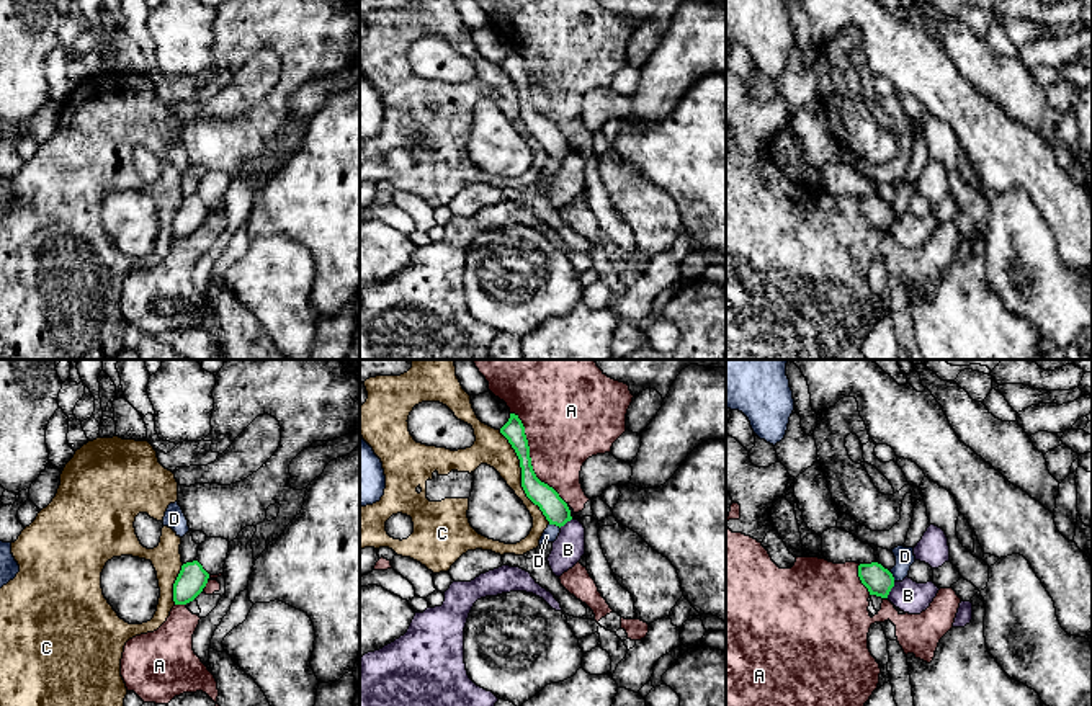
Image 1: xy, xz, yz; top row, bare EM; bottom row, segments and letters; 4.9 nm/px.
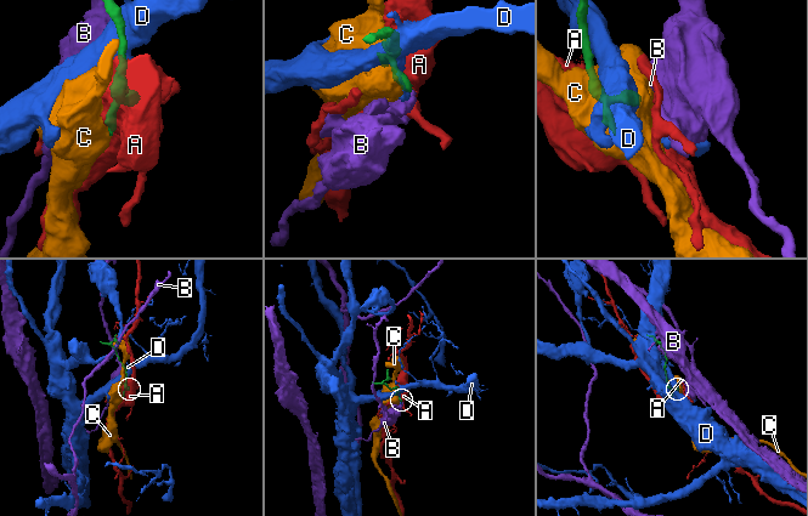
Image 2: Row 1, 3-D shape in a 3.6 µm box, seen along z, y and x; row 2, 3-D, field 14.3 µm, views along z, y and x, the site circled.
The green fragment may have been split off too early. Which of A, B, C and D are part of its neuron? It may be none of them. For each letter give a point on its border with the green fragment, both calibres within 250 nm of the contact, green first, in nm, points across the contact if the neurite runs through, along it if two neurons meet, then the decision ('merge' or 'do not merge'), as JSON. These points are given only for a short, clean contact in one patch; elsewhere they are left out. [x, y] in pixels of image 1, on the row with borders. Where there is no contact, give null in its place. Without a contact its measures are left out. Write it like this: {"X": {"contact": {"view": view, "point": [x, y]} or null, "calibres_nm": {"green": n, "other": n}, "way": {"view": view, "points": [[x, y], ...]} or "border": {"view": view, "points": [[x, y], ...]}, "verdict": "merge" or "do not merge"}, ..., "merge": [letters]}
{"A": {"contact": {"view": "xz", "point": [530, 460]}, "calibres_nm": {"green": 120, "other": 400}, "verdict": "do not merge"}, "B": {"contact": {"view": "yz", "point": [890, 590]}, "calibres_nm": {"green": 140, "other": 160}, "border": {"view": "yz", "points": [[895, 582], [886, 597]]}, "verdict": "do not merge"}, "C": {"contact": {"view": "xz", "point": [522, 478]}, "calibres_nm": {"green": 120, "other": 170}, "verdict": "do not merge"}, "D": {"contact": {"view": "xz", "point": [554, 523]}, "calibres_nm": {"green": 120, "other": 70}, "verdict": "do not merge"}, "merge": []}

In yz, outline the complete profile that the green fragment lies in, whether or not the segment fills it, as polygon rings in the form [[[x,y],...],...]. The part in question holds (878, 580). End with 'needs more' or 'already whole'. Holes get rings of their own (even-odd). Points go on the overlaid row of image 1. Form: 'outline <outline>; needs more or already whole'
outline [[[878,562],[860,564],[858,577],[868,588],[870,595],[876,595],[881,598],[888,598],[891,588],[894,587],[893,574]]]; already whole

